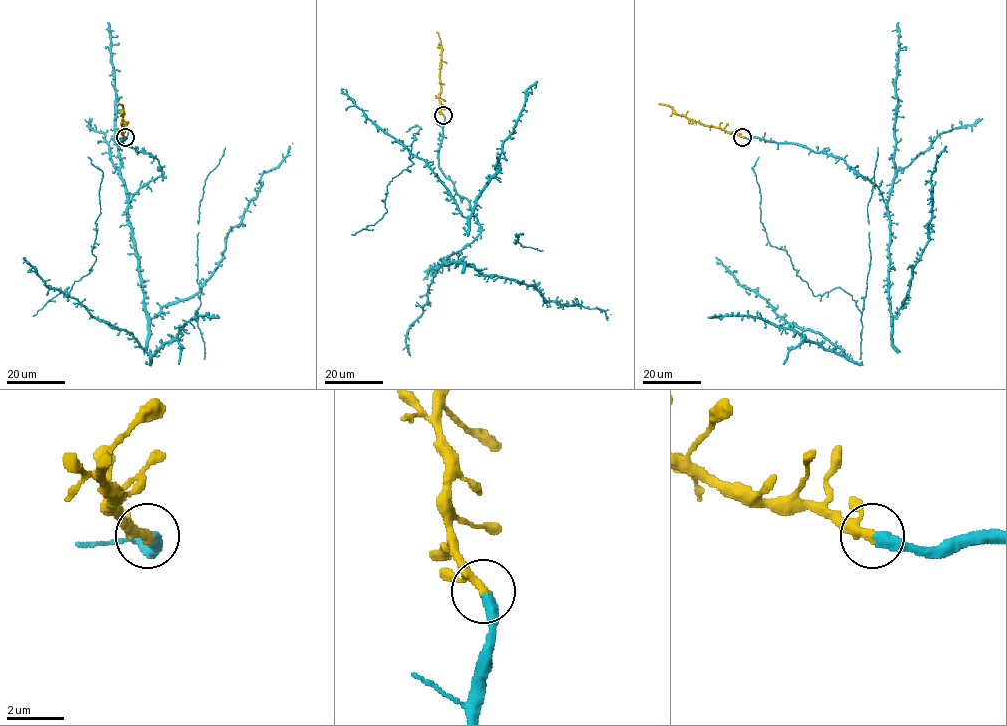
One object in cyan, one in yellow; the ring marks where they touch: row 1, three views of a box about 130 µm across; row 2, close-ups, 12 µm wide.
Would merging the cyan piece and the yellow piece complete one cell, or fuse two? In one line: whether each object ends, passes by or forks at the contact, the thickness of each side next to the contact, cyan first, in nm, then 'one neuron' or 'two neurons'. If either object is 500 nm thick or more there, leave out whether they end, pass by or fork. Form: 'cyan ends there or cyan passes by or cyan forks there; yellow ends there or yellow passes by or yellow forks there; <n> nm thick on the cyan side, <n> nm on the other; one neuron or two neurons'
cyan ends there; yellow passes by; 400 nm thick on the cyan side, 260 nm on the other; one neuron

